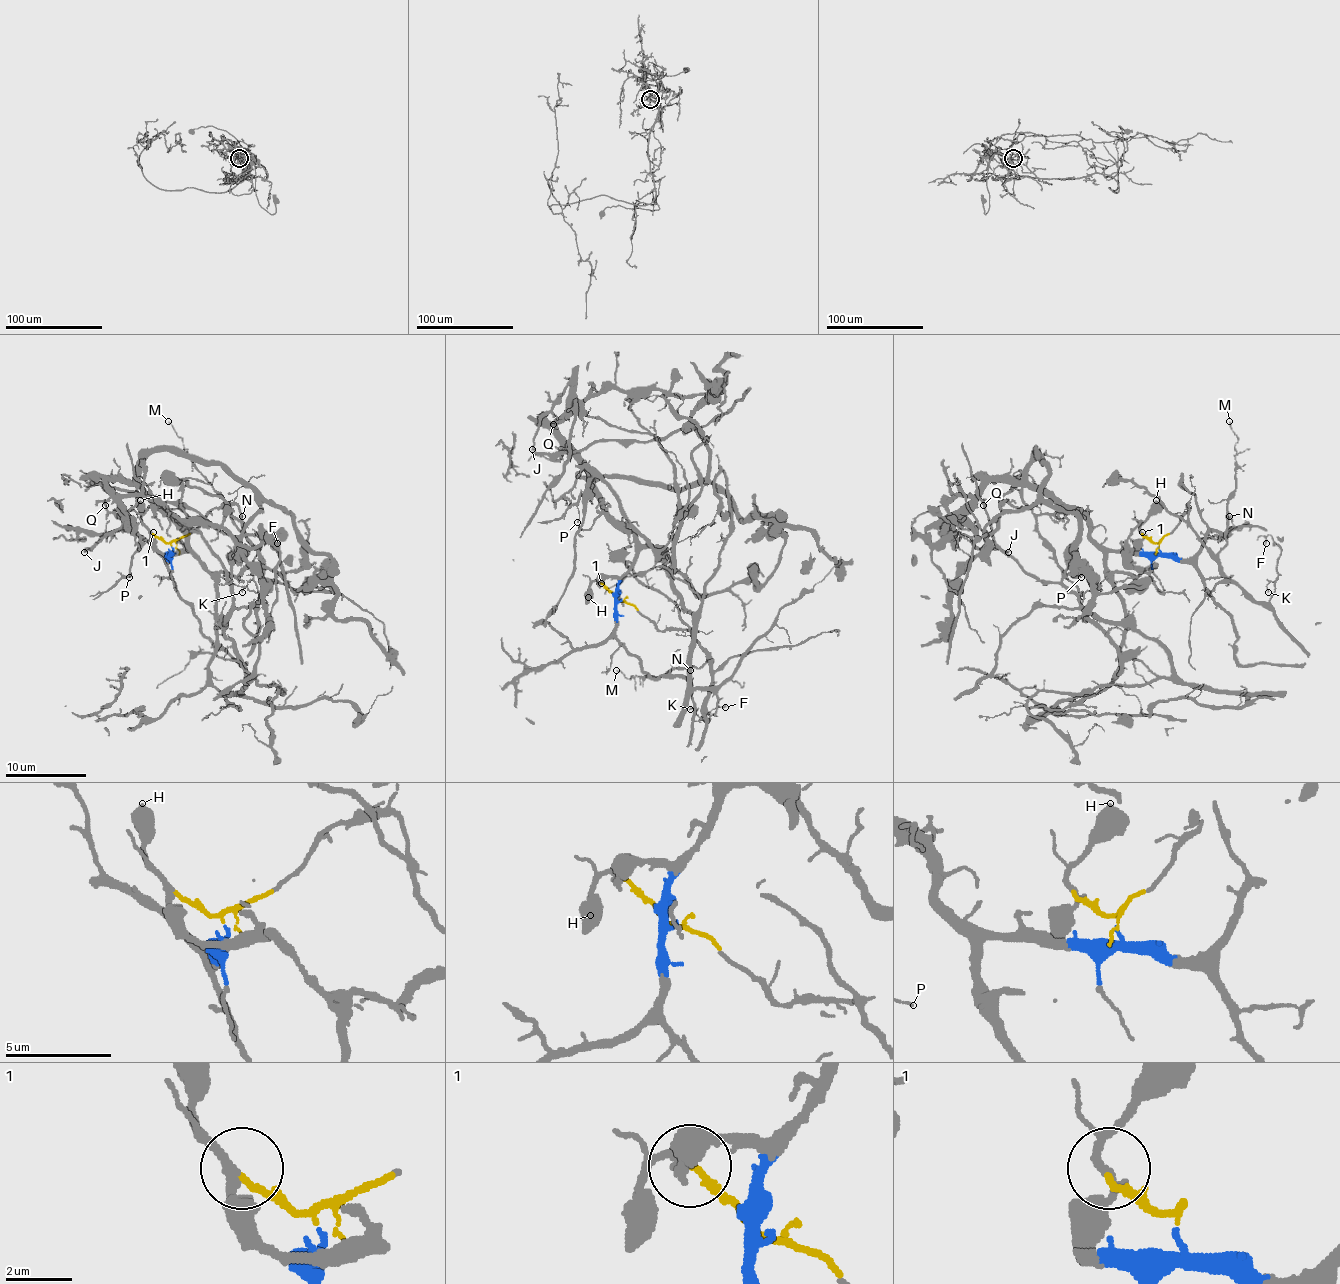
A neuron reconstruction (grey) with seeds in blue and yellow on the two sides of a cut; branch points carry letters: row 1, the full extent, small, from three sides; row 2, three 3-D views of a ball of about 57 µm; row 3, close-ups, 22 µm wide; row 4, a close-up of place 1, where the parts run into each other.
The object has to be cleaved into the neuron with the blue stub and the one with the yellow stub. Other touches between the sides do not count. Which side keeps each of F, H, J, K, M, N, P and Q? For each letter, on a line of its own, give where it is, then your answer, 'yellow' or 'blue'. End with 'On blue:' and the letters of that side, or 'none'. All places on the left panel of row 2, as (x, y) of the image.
F: place (277, 543); yellow
H: place (140, 500); yellow
J: place (84, 552); blue
K: place (242, 592); yellow
M: place (168, 421); yellow
N: place (242, 516); yellow
P: place (129, 577); blue
Q: place (105, 505); blue
On blue: J, P, Q

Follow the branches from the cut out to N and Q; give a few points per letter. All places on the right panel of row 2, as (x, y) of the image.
N: (1158, 546), (1190, 510), (1188, 506), (1192, 532), (1215, 554), (1227, 542), (1225, 534), (1233, 526), (1229, 516)
Q: (1158, 546), (1158, 552), (1104, 550), (1090, 536), (1090, 524), (1067, 506), (1019, 485), (989, 481), (983, 506)

